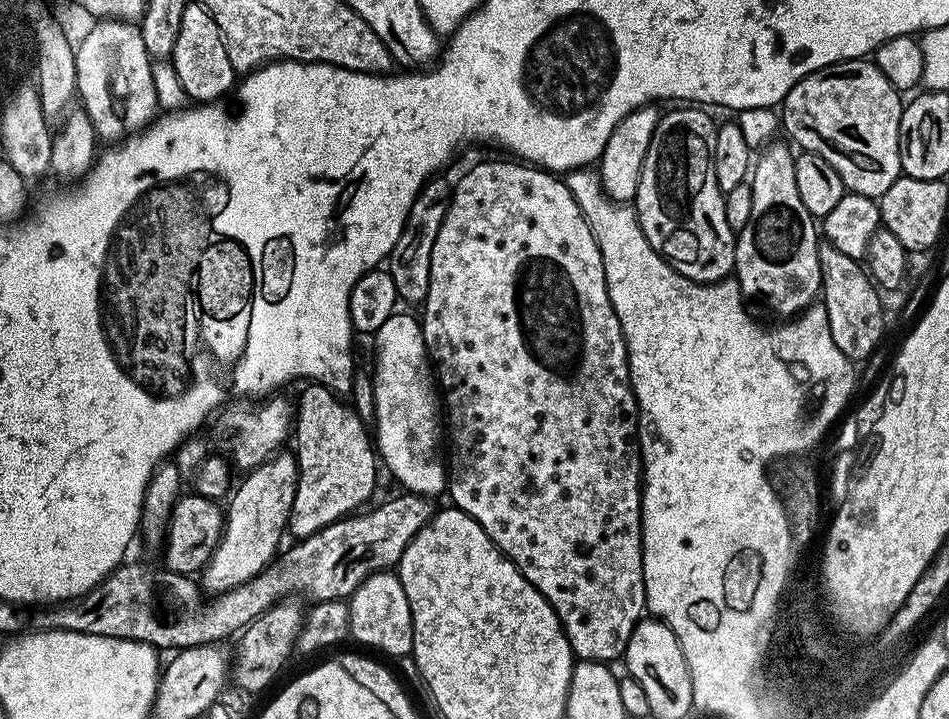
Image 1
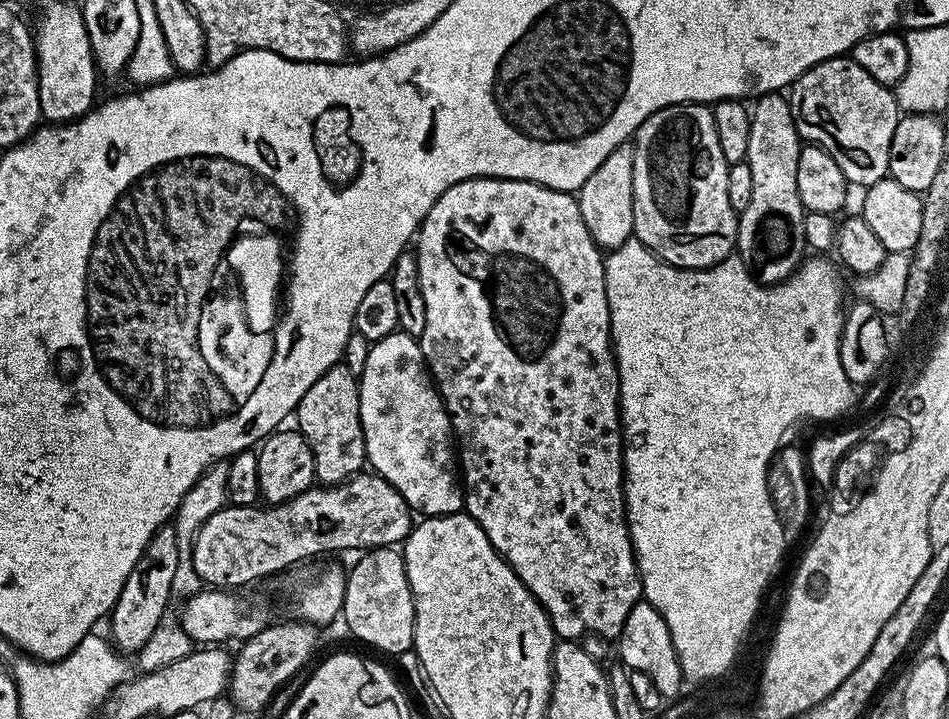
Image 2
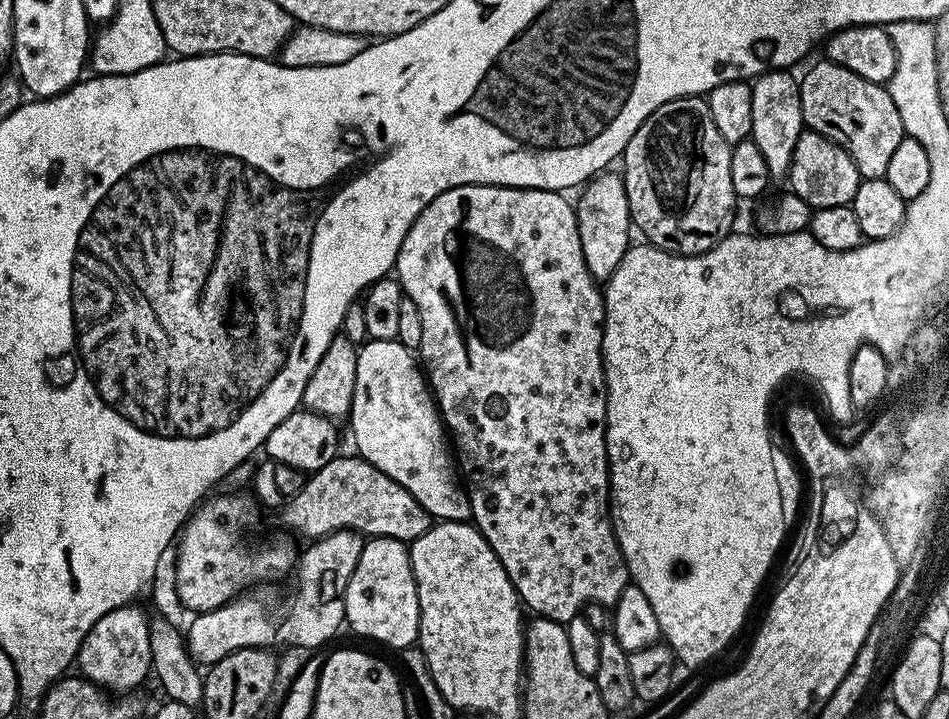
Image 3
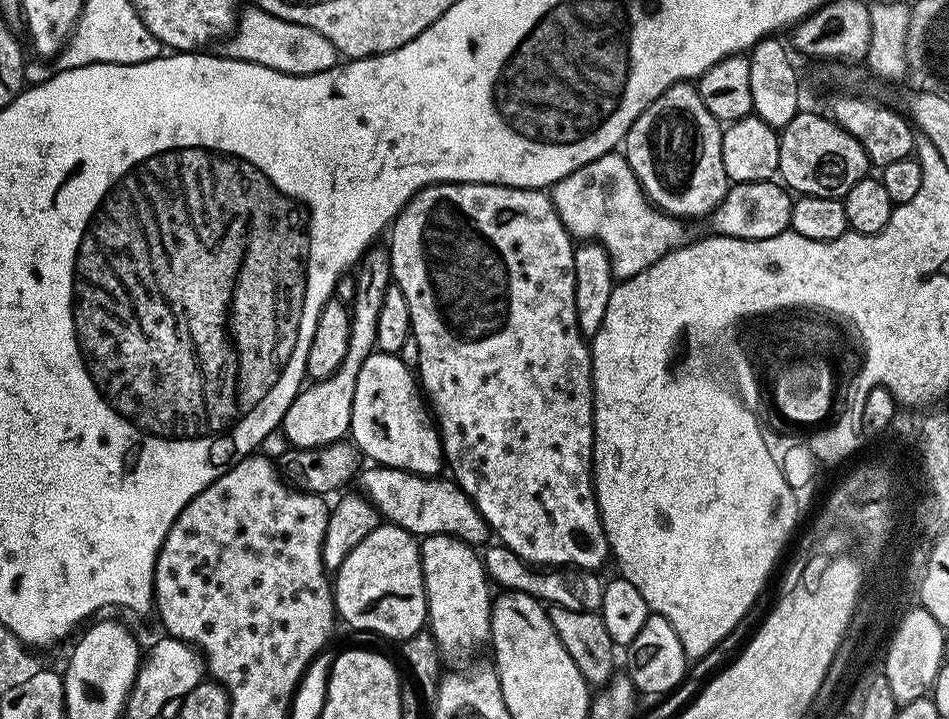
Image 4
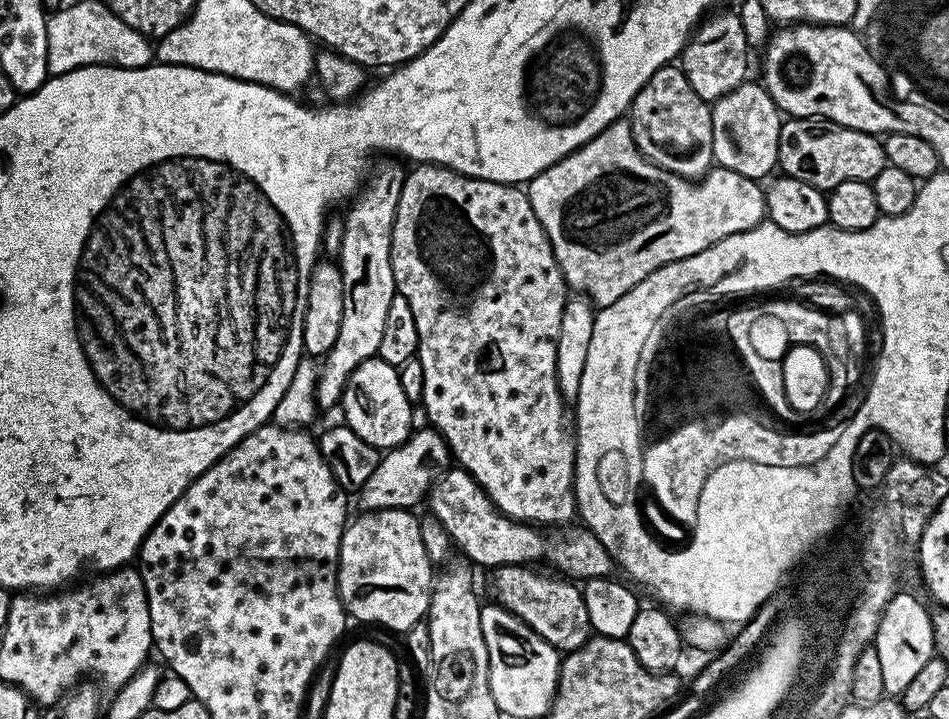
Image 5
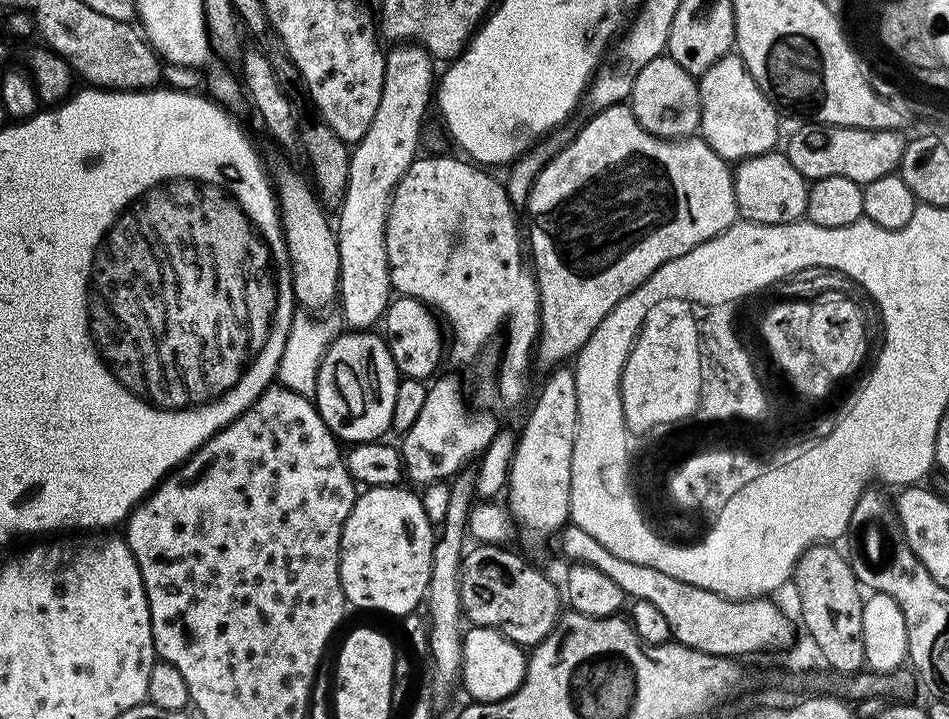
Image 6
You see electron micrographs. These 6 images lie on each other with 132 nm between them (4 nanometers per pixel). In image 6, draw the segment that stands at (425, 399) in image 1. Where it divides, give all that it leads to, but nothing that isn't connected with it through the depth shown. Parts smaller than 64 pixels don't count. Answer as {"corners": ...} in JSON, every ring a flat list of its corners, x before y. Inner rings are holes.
{"corners":[[348,330,337,336,325,351,317,376,316,408,337,440,349,445,379,440,392,427,398,373,383,335,374,333]]}

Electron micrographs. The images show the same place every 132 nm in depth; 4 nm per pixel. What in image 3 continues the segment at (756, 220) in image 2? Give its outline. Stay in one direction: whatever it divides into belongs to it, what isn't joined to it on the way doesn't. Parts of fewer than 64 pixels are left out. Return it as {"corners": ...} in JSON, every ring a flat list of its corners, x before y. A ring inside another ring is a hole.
{"corners":[[788,70,764,72,751,81,752,97,750,98,750,118,752,119,751,140,762,150,766,158,769,177,787,177,788,167,792,165,794,146,798,146,800,133,805,131,800,97,799,79]]}

